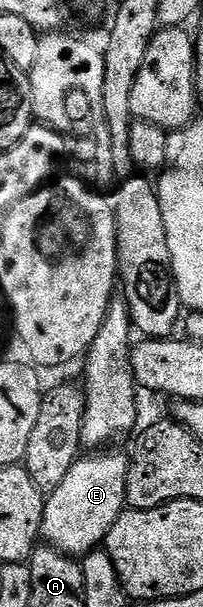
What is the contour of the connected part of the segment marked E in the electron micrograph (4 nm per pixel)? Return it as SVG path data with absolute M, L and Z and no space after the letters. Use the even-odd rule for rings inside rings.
M93 452L89 454L90 458L82 457L73 465L71 472L67 472L63 484L59 484L59 488L55 488L55 492L46 497L41 538L61 554L84 556L98 549L111 532L115 520L119 520L122 510L126 509L125 485L129 471L129 454L105 453L107 452Z

